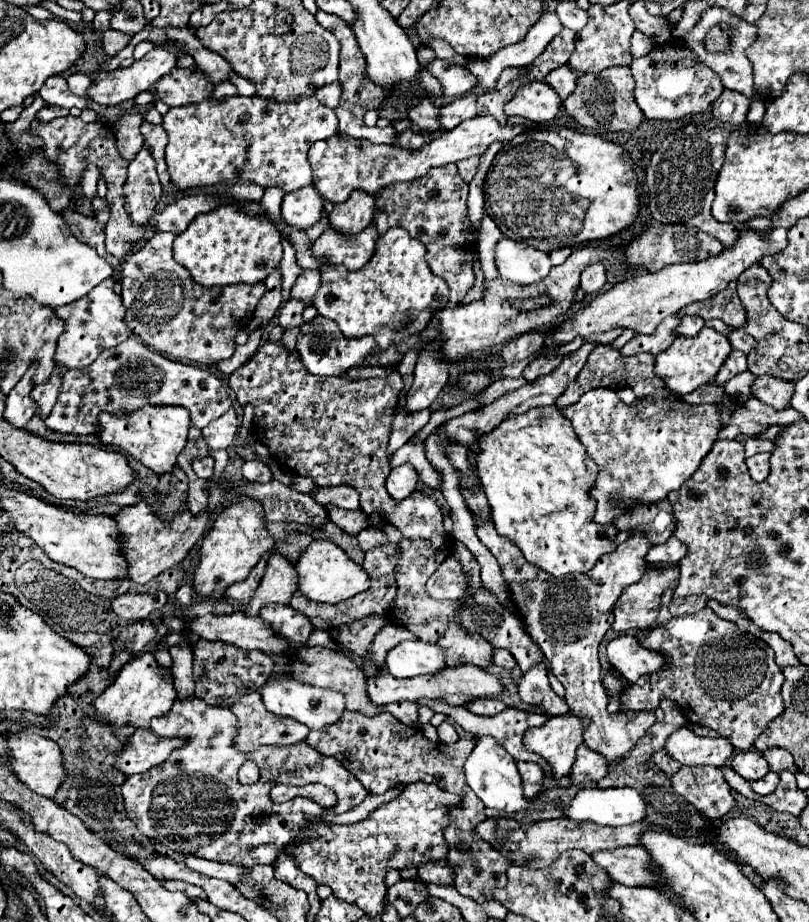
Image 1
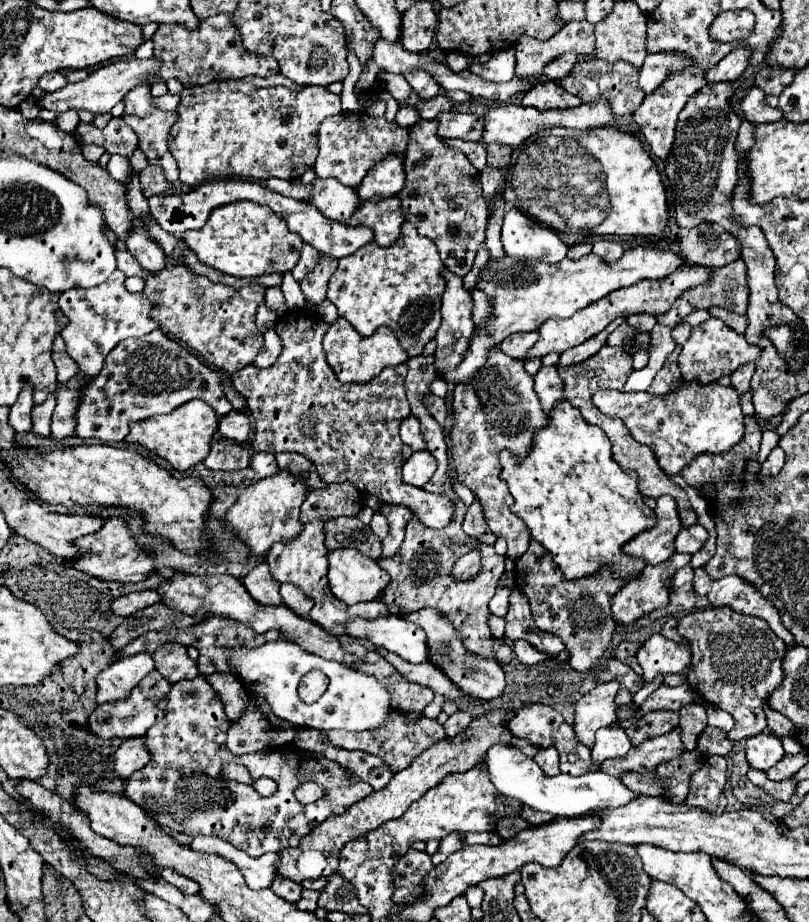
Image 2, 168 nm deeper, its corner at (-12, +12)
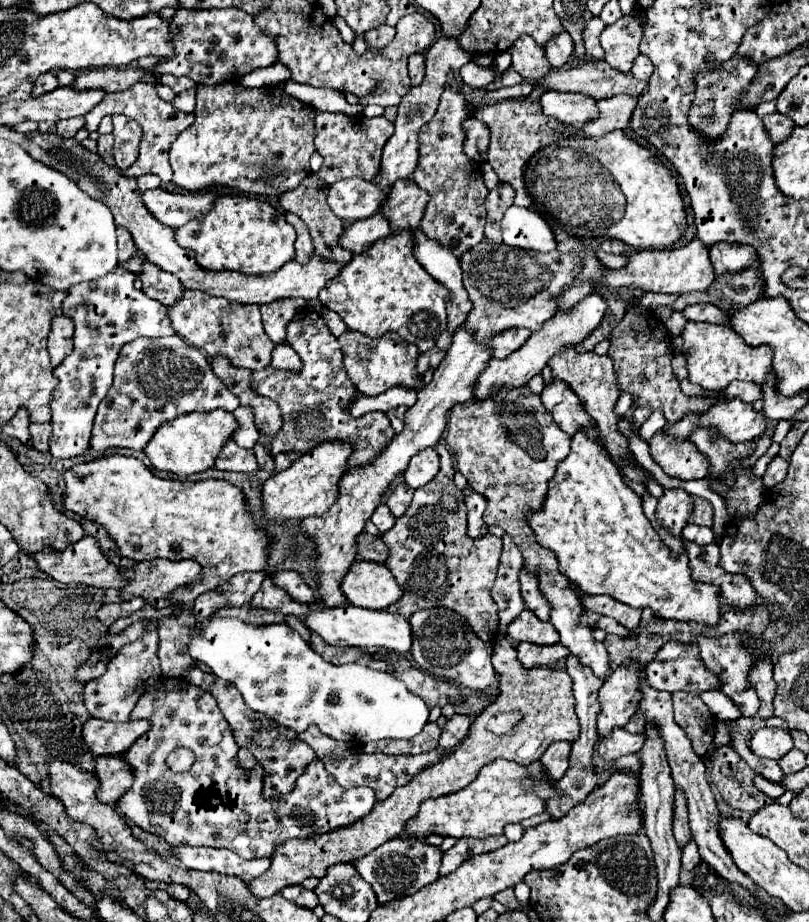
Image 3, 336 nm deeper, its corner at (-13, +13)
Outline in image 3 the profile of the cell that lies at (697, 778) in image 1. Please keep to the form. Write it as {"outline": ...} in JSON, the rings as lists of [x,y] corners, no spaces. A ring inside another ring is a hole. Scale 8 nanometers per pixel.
{"outline":[[[693,838],[690,839],[688,844],[682,850],[681,857],[681,874],[679,884],[682,886],[689,886],[692,884],[691,870],[701,861],[698,852],[698,847]]]}

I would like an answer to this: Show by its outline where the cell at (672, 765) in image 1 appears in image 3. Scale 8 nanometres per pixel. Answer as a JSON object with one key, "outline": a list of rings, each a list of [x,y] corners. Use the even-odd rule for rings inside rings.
{"outline":[[[677,786],[675,788],[675,814],[673,814],[673,834],[677,838],[677,844],[683,848],[691,836],[689,830],[689,812],[687,812],[687,800],[685,792]]]}

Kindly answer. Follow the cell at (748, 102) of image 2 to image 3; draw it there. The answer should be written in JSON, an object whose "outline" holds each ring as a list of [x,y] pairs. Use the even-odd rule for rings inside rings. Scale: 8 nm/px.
{"outline":[[[773,112],[773,114],[767,114],[763,116],[763,124],[771,136],[773,142],[781,142],[785,140],[785,136],[789,136],[789,132],[793,130],[793,120],[789,120],[789,116],[785,114],[779,114],[779,112]]]}

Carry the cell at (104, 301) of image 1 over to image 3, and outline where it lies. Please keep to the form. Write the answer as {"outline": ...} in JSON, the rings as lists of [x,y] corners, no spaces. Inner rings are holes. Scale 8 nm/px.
{"outline":[[[117,266],[109,276],[101,280],[89,284],[75,284],[73,288],[69,288],[67,298],[63,300],[63,314],[75,324],[75,348],[55,368],[59,384],[51,398],[53,436],[49,444],[49,452],[55,458],[79,456],[85,454],[85,450],[89,448],[93,418],[99,402],[105,398],[111,386],[113,364],[121,346],[139,336],[157,338],[173,334],[169,318],[165,316],[165,306],[149,298],[143,290],[137,290],[133,282],[135,274]]]}

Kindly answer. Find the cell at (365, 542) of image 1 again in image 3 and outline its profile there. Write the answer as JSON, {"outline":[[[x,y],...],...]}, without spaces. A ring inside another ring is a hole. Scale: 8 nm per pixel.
{"outline":[[[381,504],[381,506],[379,506],[375,512],[373,512],[371,520],[373,520],[373,524],[377,526],[379,534],[387,532],[387,530],[389,530],[389,528],[395,524],[395,516],[391,514],[391,510],[389,510],[385,504]]]}

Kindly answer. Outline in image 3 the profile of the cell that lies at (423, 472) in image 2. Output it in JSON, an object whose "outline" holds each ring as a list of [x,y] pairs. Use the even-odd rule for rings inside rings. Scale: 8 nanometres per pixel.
{"outline":[[[425,448],[419,454],[415,454],[405,470],[405,482],[409,488],[417,490],[425,484],[429,484],[429,480],[433,480],[433,476],[437,474],[439,468],[439,456],[433,448]]]}

